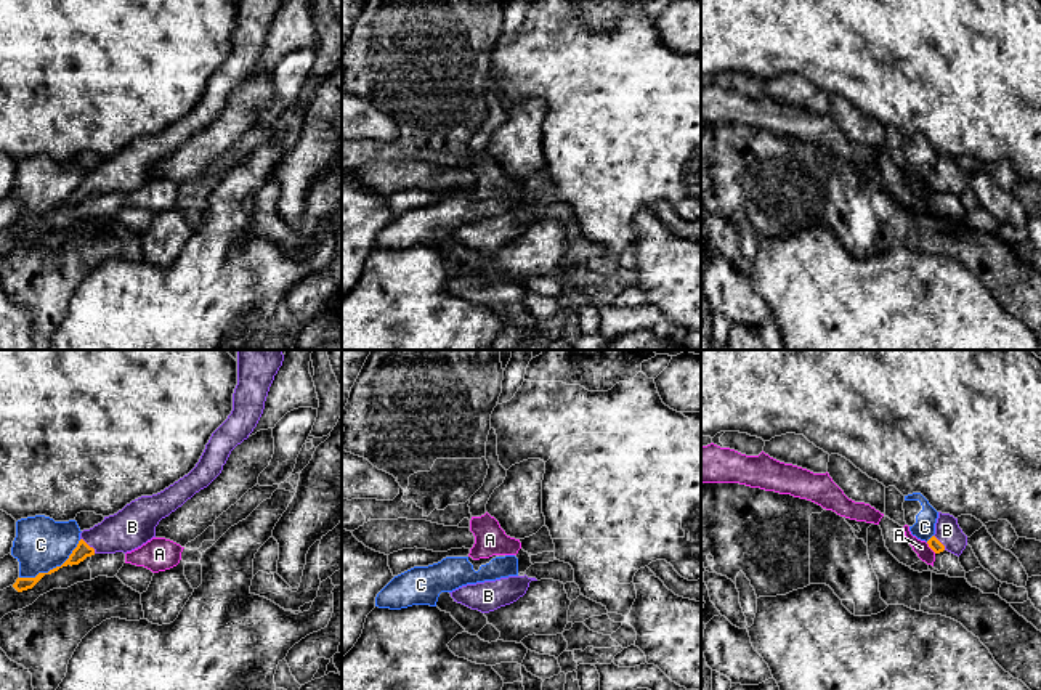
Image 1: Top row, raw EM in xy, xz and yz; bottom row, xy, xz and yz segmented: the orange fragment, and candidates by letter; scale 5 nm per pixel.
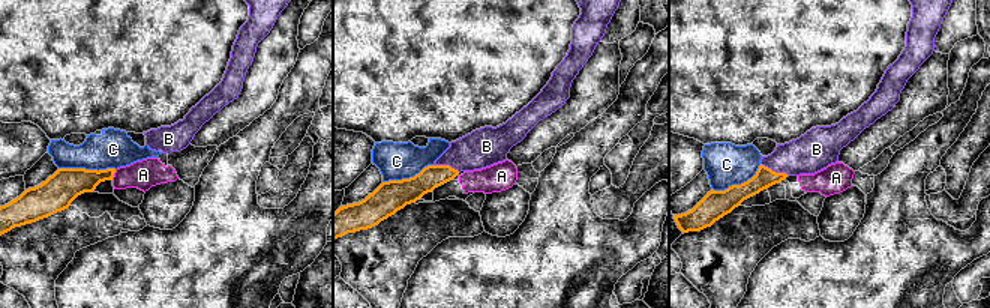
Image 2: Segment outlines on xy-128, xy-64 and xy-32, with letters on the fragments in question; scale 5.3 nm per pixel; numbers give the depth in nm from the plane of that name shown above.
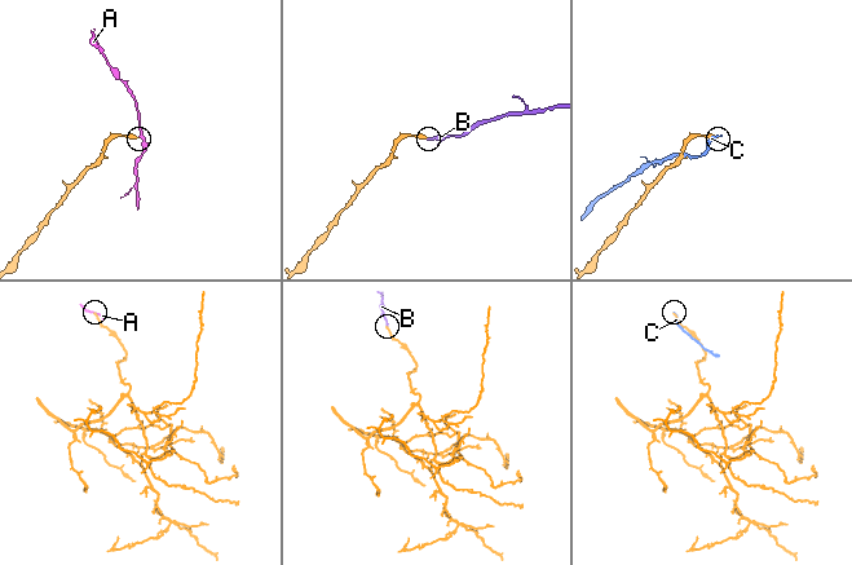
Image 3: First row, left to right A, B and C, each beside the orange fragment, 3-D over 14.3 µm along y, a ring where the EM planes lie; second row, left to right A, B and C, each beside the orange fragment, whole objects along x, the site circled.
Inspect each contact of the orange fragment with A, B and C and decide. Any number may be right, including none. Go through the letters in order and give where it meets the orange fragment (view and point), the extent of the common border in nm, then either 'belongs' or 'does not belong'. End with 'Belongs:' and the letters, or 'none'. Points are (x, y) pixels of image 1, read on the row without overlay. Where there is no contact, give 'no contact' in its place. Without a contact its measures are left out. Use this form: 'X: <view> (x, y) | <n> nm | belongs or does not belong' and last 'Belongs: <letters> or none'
A: yz (931, 188) | 80 nm | does not belong
B: xy (87, 185) | 110 nm | belongs
C: xy (53, 209) | 360 nm | does not belong
Belongs: B

